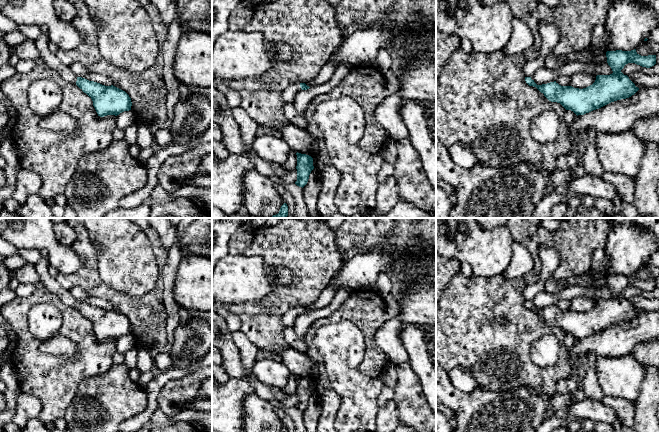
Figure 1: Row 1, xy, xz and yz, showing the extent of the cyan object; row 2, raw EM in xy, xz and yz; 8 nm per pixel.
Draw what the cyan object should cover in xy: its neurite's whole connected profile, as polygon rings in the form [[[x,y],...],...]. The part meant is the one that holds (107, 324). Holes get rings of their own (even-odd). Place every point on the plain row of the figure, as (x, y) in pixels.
[[[41,250],[39,262],[35,265],[40,277],[39,284],[51,293],[56,294],[61,302],[67,306],[76,308],[93,325],[93,330],[100,341],[107,339],[119,339],[124,335],[131,334],[132,326],[129,319],[111,309],[105,310],[100,307],[77,301],[48,271],[50,266],[49,255]]]

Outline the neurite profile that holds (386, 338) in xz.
[[[399,317],[391,318],[375,333],[375,345],[389,358],[389,362],[400,365],[408,362],[407,351],[401,345],[398,333],[402,327]]]

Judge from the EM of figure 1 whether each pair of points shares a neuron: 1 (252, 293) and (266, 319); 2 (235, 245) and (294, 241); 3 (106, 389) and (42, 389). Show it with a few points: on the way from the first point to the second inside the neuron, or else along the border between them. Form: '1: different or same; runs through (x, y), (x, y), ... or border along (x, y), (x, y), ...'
1: different; border along (275, 286), (263, 300), (235, 304)
2: different; border along (257, 229), (249, 246), (242, 253)
3: different; border along (99, 375), (87, 376), (77, 386)

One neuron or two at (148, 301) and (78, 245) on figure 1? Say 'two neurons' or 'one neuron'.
one neuron

